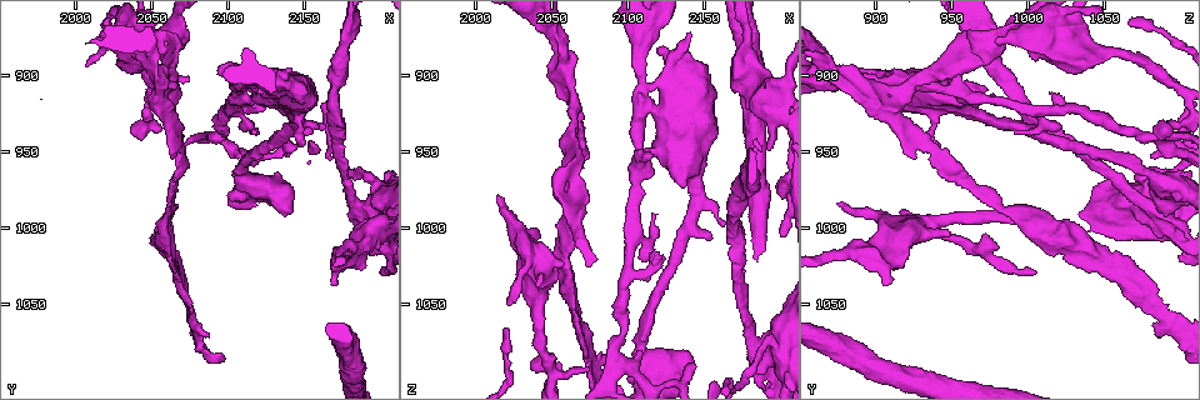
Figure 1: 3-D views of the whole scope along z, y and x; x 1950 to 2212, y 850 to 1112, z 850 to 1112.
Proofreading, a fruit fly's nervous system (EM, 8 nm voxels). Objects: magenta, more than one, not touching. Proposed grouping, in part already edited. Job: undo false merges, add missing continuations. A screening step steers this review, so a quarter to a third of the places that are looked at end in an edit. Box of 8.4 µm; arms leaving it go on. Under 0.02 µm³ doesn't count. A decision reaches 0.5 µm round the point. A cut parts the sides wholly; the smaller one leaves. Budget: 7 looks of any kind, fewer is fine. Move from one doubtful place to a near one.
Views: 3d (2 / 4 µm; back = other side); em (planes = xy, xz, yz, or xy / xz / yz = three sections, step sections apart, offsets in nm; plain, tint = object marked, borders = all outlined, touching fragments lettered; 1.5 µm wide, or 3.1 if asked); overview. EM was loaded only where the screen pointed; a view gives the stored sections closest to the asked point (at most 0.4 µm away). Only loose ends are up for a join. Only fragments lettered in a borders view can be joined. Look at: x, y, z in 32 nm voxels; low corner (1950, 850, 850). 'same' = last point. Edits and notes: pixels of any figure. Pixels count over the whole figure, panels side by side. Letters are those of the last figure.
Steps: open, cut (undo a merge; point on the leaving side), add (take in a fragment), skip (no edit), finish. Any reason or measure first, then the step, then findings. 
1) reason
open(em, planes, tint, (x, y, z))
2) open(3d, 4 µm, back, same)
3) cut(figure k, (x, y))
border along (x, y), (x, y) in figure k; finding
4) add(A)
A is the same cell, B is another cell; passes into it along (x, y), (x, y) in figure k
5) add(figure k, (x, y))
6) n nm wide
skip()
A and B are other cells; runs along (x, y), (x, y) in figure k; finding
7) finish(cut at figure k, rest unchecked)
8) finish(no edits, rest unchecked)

thin neck
open(em, planes, borders, (2076, 1052, 1082))

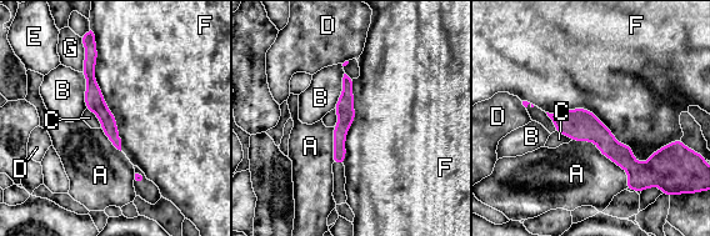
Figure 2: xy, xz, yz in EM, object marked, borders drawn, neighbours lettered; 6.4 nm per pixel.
skip()
A, B, C, D, E, F and G are other cells; runs along (554, 116), (631, 166), (655, 159) in figure 2; all the same neuron

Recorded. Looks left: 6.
thick turns thin
open(em, xy, step 4, tint, (2186, 990, 1088))

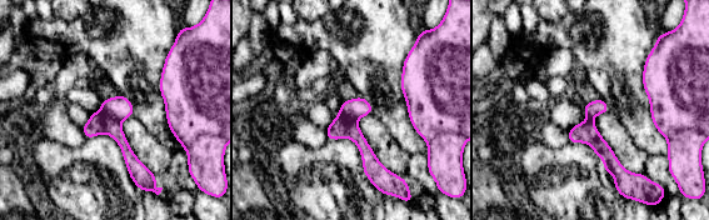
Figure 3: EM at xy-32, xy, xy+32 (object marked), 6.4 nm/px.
another direction
open(em, planes, borders, same)

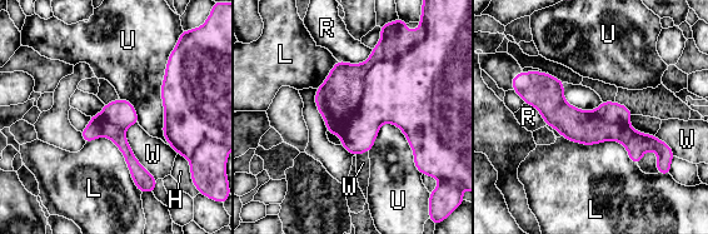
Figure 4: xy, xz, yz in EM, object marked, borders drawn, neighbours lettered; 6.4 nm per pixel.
cut(figure 4, (338, 98))
H, L, R, U and W are other cells; a second neuron is stuck on

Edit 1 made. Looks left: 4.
redraw
open(overview)

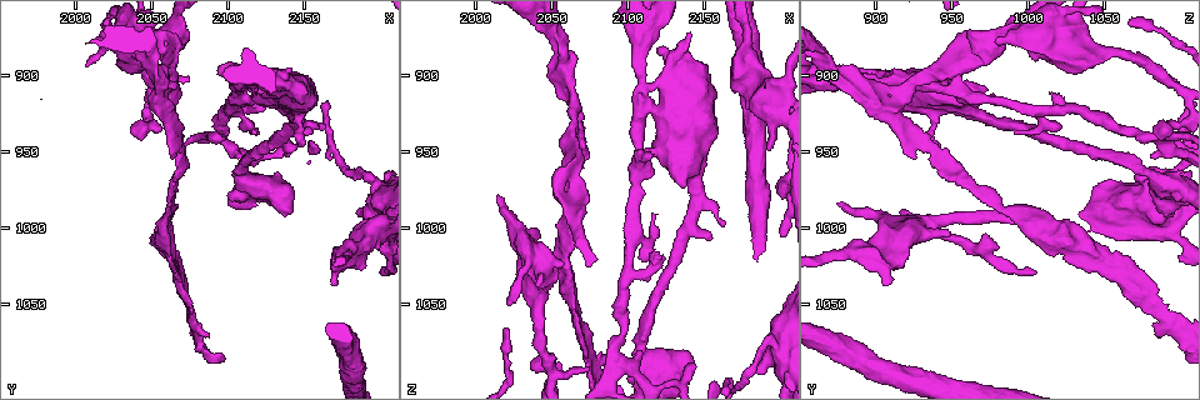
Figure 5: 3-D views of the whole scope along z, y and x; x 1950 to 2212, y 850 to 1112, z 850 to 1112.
thick turns thin
open(3d, 4 µm, (2134, 906, 896))

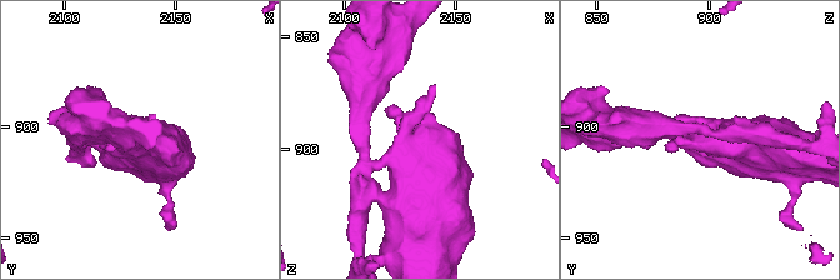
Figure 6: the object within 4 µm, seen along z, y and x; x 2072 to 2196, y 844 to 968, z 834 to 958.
open(em, xz, step 8, tint, (2134, 906, 895))

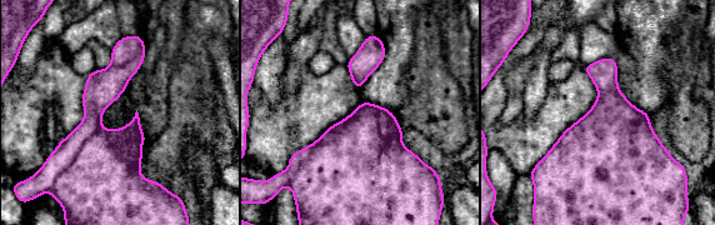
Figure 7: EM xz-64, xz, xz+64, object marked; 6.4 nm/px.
open(em, planes, borders, same)

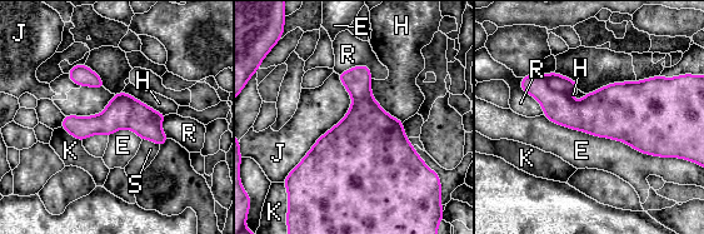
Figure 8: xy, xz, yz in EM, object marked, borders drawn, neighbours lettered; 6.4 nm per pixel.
420 nm wide
skip()
E, H, J, K, R and S are other cells; one neuron here

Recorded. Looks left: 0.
finish(cut at figure 4, rest unchecked)

